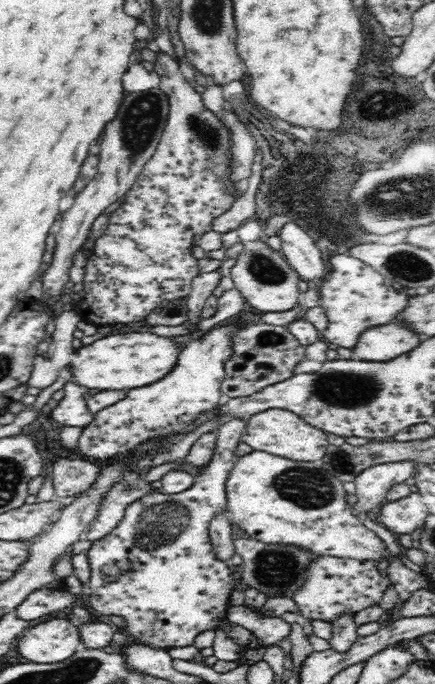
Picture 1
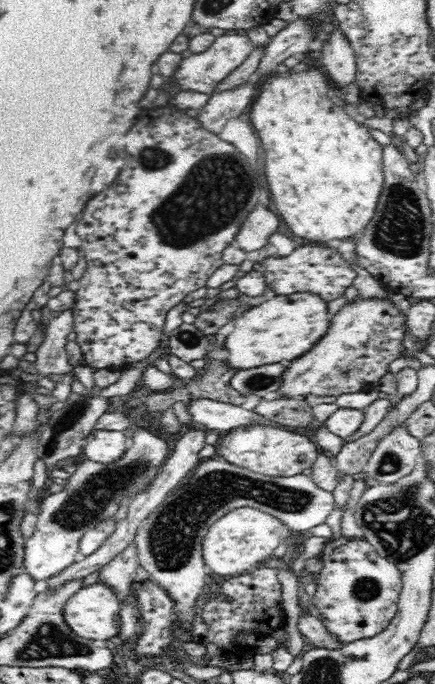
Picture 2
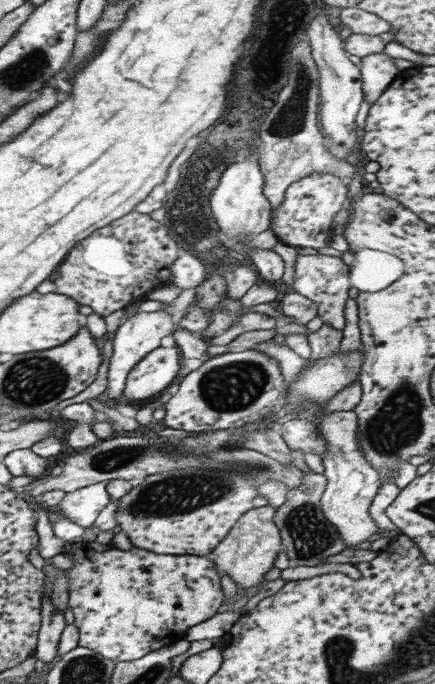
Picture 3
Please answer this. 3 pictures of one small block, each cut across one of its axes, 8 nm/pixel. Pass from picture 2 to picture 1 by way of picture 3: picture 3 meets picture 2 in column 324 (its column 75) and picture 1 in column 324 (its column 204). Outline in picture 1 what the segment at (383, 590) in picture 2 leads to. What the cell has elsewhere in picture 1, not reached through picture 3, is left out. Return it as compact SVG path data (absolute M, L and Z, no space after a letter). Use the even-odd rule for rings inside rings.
M319 557L308 567L308 580L291 597L298 605L300 620L336 620L342 612L357 613L371 604L380 602L382 594L391 586L390 578L380 574L378 561L353 558Z

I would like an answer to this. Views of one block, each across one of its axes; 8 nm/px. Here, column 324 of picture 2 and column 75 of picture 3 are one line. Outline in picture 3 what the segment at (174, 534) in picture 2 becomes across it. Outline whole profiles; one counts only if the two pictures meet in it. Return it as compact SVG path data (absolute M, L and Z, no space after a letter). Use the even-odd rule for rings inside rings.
M103 481L67 492L57 506L62 518L86 528L94 524L99 512L109 504L110 500Z

